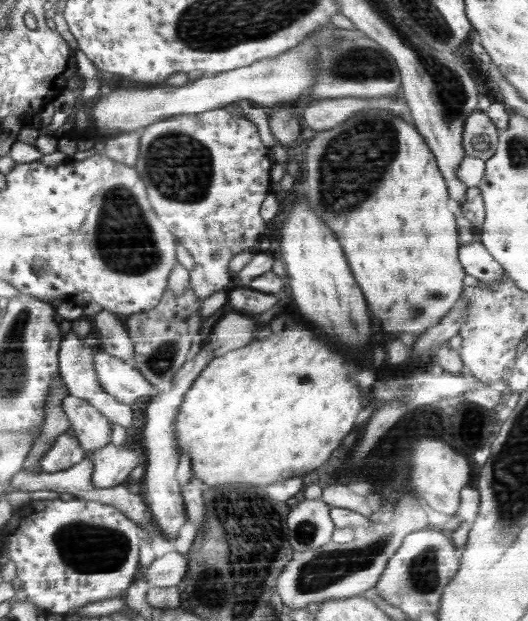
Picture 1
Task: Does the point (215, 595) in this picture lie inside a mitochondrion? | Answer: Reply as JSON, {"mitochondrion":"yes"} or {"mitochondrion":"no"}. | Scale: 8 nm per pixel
{"mitochondrion":"yes"}

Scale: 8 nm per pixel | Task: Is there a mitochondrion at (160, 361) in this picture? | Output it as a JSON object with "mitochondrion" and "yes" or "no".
{"mitochondrion":"yes"}

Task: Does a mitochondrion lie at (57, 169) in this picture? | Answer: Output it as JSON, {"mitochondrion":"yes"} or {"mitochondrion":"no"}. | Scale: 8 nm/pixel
{"mitochondrion":"no"}

